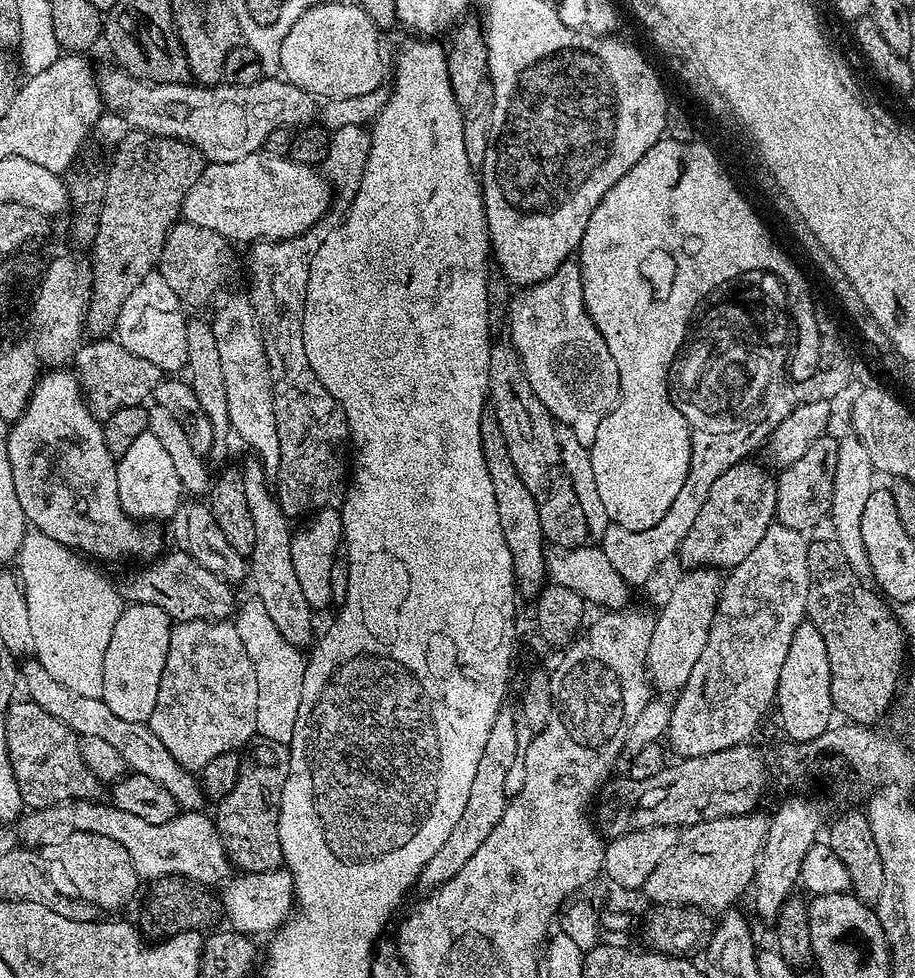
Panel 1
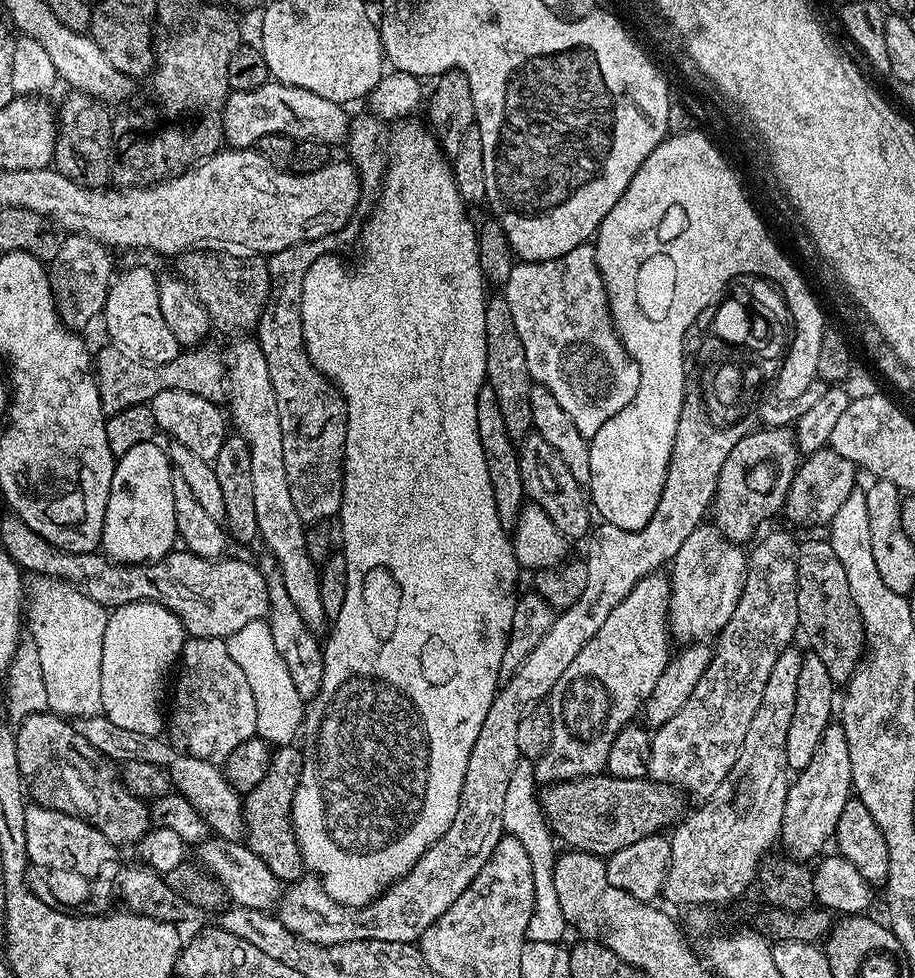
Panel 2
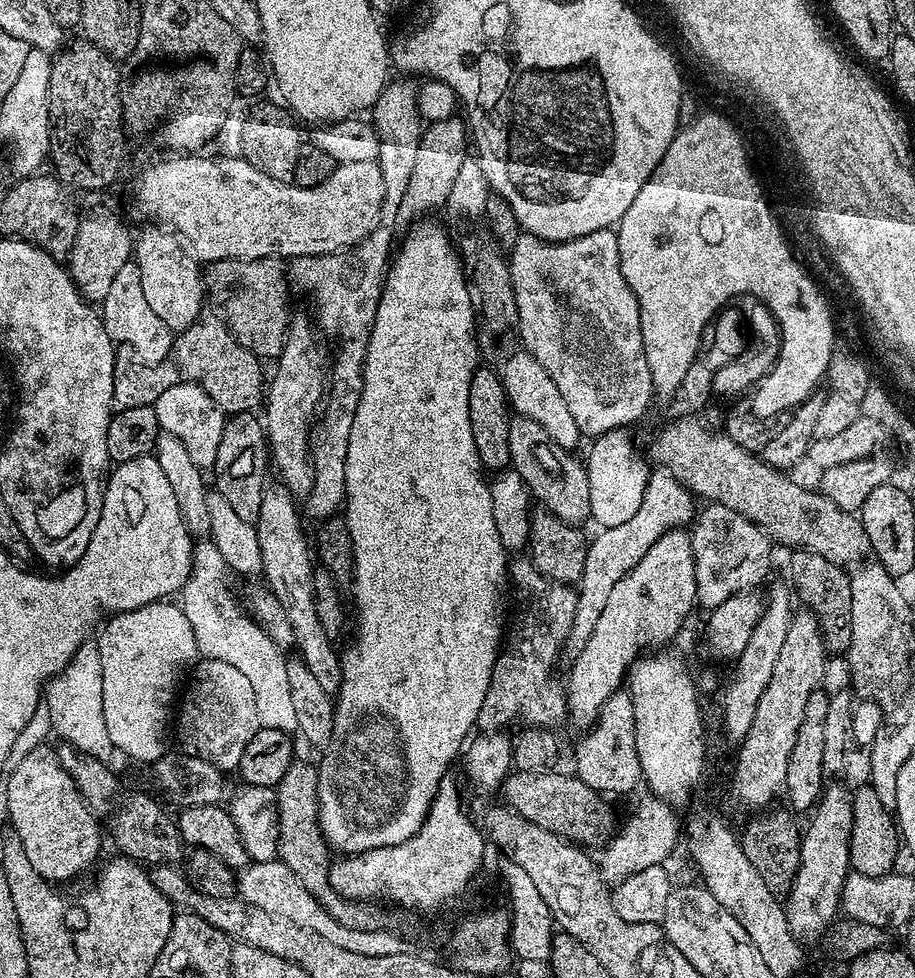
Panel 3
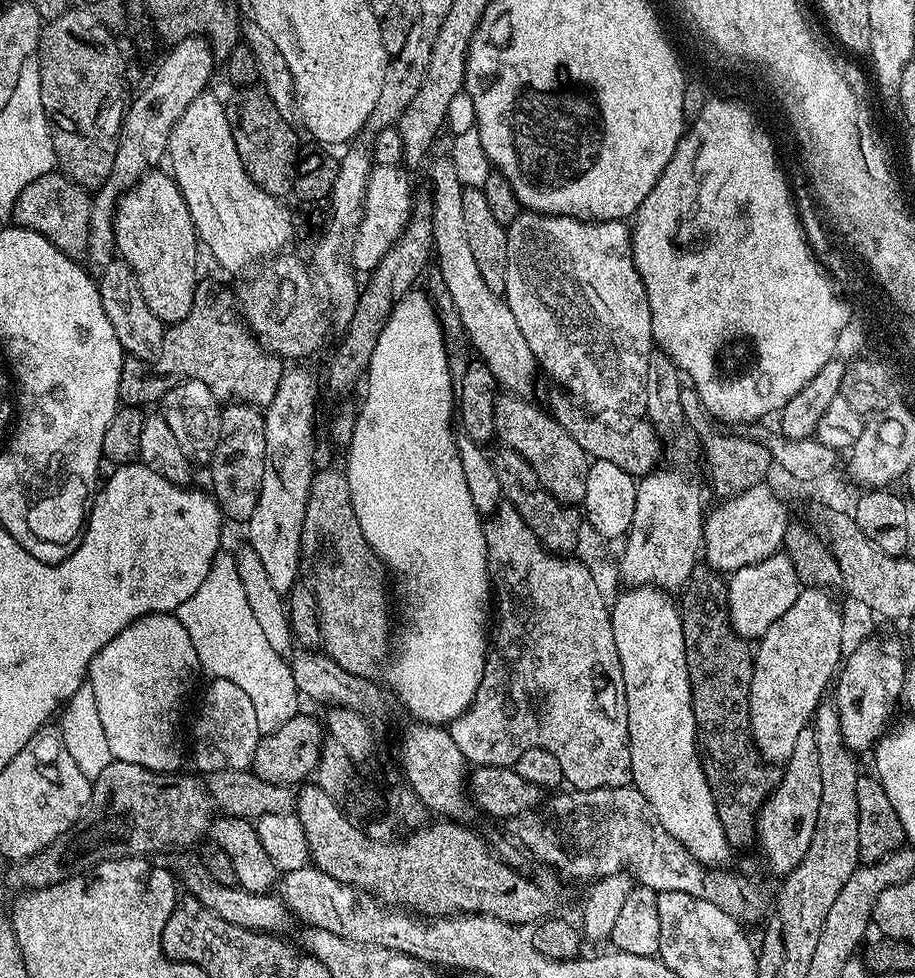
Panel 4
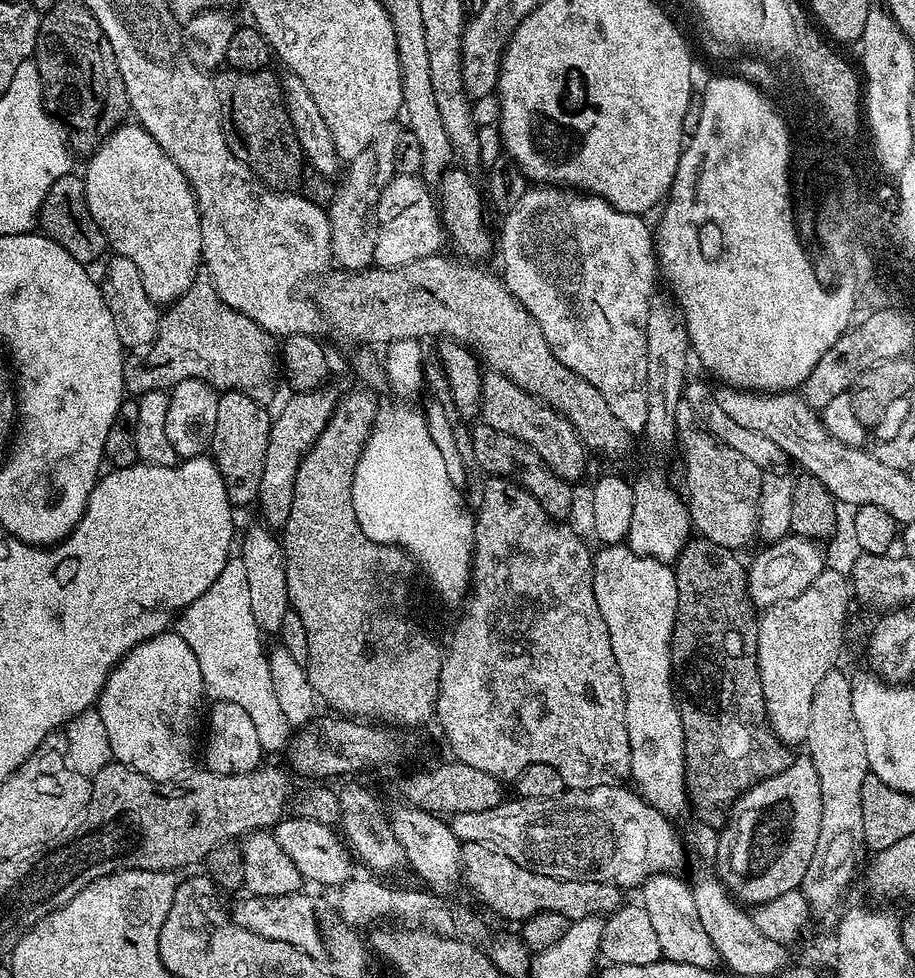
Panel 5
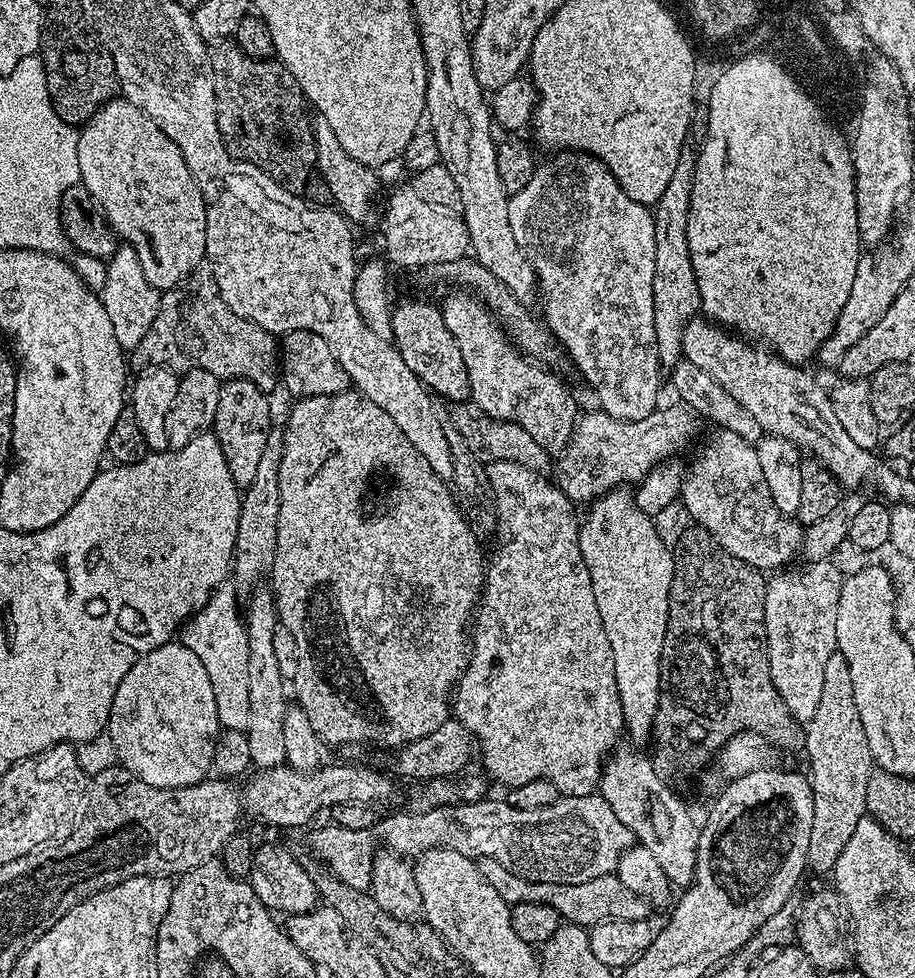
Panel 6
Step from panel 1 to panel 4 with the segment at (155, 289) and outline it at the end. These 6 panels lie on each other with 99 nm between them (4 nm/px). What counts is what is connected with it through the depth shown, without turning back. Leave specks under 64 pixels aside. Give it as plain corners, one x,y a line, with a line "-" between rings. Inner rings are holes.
113,258
99,273
98,283
106,318
110,318
110,326
114,326
114,334
118,334
118,342
125,353
145,362
159,356
166,344
166,326
156,317
154,310
146,306
146,298
142,298
136,272
131,266
125,260

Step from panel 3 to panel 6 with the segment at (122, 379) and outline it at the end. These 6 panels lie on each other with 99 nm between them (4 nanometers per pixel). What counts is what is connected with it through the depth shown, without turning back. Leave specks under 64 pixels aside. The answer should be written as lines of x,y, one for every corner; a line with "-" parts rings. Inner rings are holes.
197,270
183,284
169,288
160,297
160,309
154,318
154,326
146,330
146,338
131,349
130,364
136,370
167,368
169,372
183,374
194,370
210,370
221,382
225,380
249,380
265,394
272,394
281,379
281,357
278,355
278,340
262,326
251,324
246,318
234,314
222,298
211,271

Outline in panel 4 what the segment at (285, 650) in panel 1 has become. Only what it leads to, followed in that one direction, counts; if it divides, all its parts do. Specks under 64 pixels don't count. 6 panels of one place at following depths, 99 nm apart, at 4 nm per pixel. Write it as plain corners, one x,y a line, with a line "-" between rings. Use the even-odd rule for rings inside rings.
231,551
217,552
210,574
206,574
202,586
198,586
198,590
190,594
190,598
186,598
174,614
182,626
186,626
190,642
194,642
194,654
198,654
201,669
205,673
208,671
209,677
242,686
242,690
250,694
256,704
261,733
267,734
282,727
298,714
298,693
291,667
285,657
279,656
270,642
266,642
262,626
258,626
258,621
254,619
254,610
250,610
250,601
246,599
236,558

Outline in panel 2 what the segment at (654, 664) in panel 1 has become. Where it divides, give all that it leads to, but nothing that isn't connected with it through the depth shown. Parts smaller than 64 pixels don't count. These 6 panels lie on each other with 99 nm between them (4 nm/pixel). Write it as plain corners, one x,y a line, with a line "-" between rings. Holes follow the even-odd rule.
712,522
700,523
694,534
682,542
678,554
670,561
672,597
668,627
673,641
681,640
679,643
687,646
711,641
720,635
743,592
748,559
745,549
733,540
727,540

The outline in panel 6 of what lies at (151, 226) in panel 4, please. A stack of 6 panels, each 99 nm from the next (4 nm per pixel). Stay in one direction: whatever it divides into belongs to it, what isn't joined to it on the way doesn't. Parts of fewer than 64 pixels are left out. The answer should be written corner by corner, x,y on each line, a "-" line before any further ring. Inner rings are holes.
113,98
96,109
78,132
78,170
84,189
95,198
112,231
138,254
150,286
157,290
175,288
197,271
196,263
205,259
206,250
204,195
186,166
186,158
182,158
182,150
141,108
123,98

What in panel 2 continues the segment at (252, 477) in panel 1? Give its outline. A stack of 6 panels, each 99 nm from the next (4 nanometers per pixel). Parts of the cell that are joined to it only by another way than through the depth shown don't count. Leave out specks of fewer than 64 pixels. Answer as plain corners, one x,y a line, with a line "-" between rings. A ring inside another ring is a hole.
268,554
264,556
262,562
259,561
258,567
267,582
268,614
266,619
273,635
274,646
277,647
278,654
281,655
286,666
289,667
290,678
293,679
294,686
297,687
300,696
305,700
311,700
316,696
322,682
322,674
324,673
323,647
317,635
304,622
286,592
275,559

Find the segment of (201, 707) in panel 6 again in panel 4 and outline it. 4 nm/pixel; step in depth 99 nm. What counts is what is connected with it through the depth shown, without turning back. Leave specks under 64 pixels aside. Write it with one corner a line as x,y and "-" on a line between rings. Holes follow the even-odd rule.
175,614
143,616
94,654
87,683
94,690
94,703
98,705
113,760
134,762
134,766
169,774
179,769
176,767
184,756
186,760
186,744
180,741
184,699
192,688
192,675
200,671
194,642
190,642
186,626

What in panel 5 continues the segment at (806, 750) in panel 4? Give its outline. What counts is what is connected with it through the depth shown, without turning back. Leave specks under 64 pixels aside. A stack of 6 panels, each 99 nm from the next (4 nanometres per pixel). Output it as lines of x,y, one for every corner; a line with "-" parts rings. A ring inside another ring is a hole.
797,755
782,774
758,782
732,803
732,811
715,837
715,875
737,901
748,906
765,904
782,894
795,892
803,885
806,866
810,866
810,858
814,858
821,826
822,785
818,782
818,770
814,770
811,756

